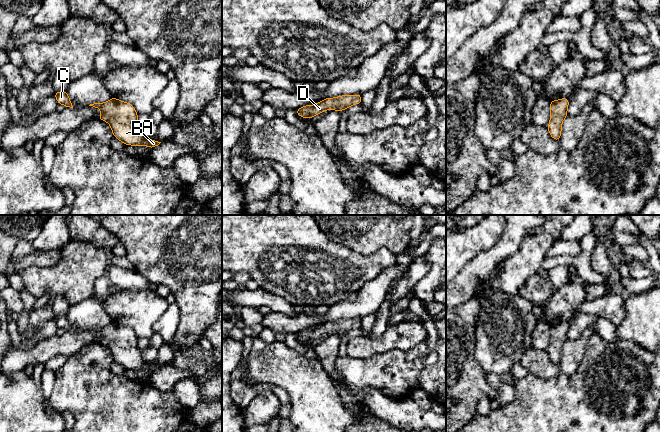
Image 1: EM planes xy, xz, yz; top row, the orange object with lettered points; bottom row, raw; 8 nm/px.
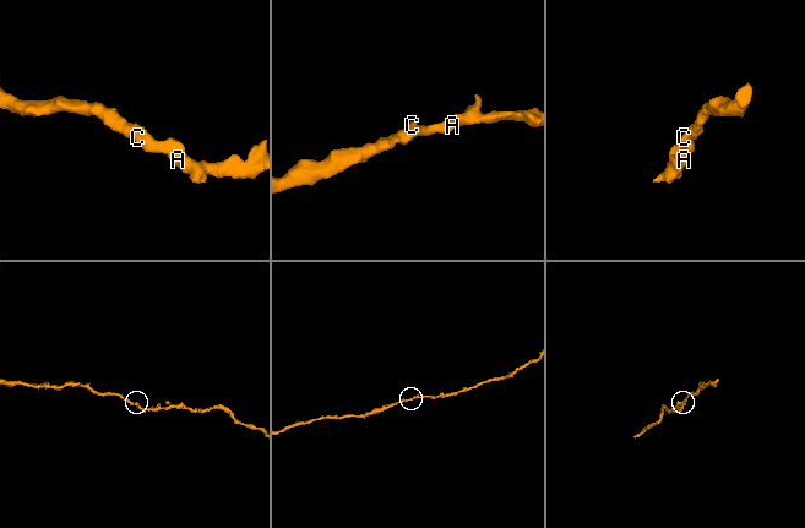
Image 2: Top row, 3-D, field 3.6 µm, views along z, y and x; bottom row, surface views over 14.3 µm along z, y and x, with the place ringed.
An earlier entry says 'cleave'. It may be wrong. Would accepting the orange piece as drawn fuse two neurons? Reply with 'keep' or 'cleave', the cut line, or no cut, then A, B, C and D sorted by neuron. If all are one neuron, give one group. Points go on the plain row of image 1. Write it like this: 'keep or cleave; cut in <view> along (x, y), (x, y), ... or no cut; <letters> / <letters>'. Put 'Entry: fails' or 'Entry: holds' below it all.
keep; no cut; A B C D
Entry: fails

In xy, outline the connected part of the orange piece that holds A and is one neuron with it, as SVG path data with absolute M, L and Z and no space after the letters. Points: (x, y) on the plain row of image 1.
M112 321L107 326L94 327L89 330L99 332L101 338L98 343L107 346L113 360L125 369L142 370L149 372L158 370L161 366L145 362L137 346L138 337L134 330L128 326Z

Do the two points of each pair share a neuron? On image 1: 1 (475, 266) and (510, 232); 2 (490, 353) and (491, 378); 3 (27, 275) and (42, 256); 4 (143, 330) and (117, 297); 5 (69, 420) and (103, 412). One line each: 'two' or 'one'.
1: one
2: two
3: two
4: one
5: two

